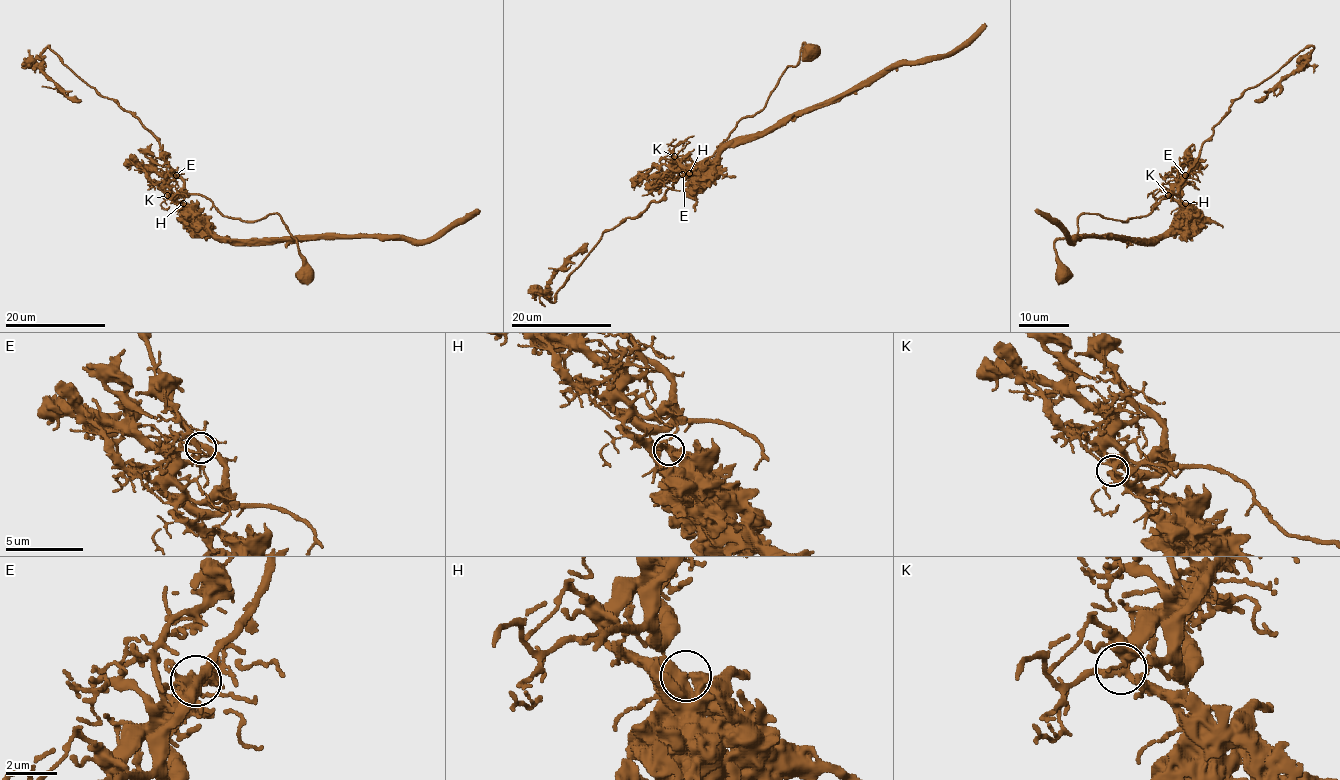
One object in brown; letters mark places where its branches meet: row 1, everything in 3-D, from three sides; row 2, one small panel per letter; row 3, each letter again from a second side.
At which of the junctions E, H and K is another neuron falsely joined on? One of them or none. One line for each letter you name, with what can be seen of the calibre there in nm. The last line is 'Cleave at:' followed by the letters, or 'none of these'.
H: 240 nm thick
Cleave at: H

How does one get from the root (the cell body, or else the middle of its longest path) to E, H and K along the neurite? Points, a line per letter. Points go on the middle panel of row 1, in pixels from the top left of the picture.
E: (812, 49), (803, 43), (799, 62), (784, 70), (765, 106), (743, 117), (711, 156), (682, 174)
H: (812, 49), (803, 43), (799, 62), (784, 70), (765, 106), (743, 117), (711, 156), (684, 166), (689, 174)
K: (812, 49), (803, 43), (799, 62), (784, 70), (765, 106), (743, 117), (711, 156), (698, 162), (674, 156)

